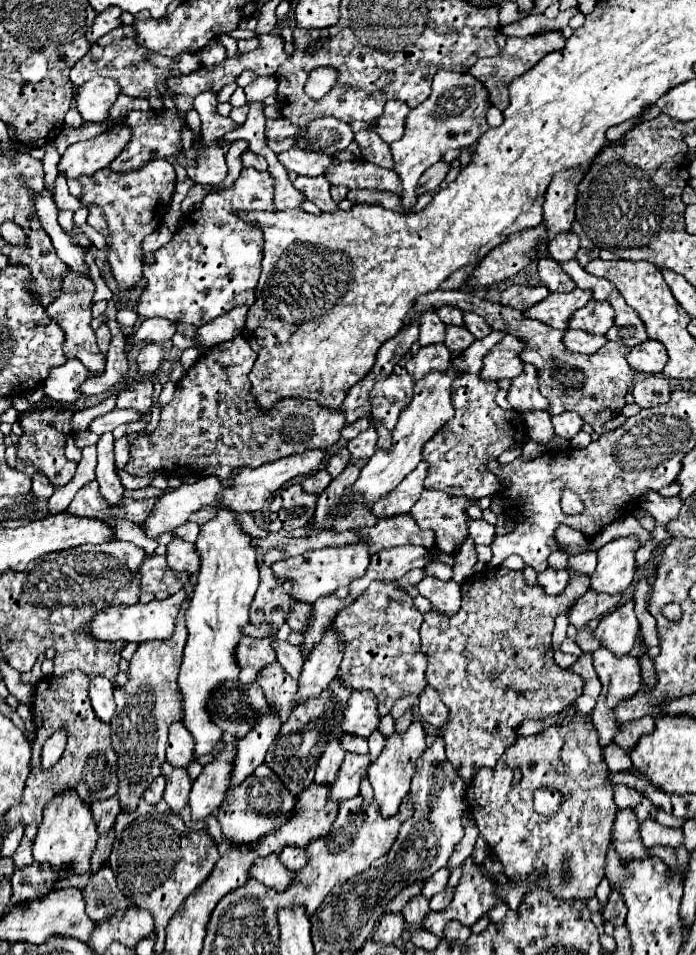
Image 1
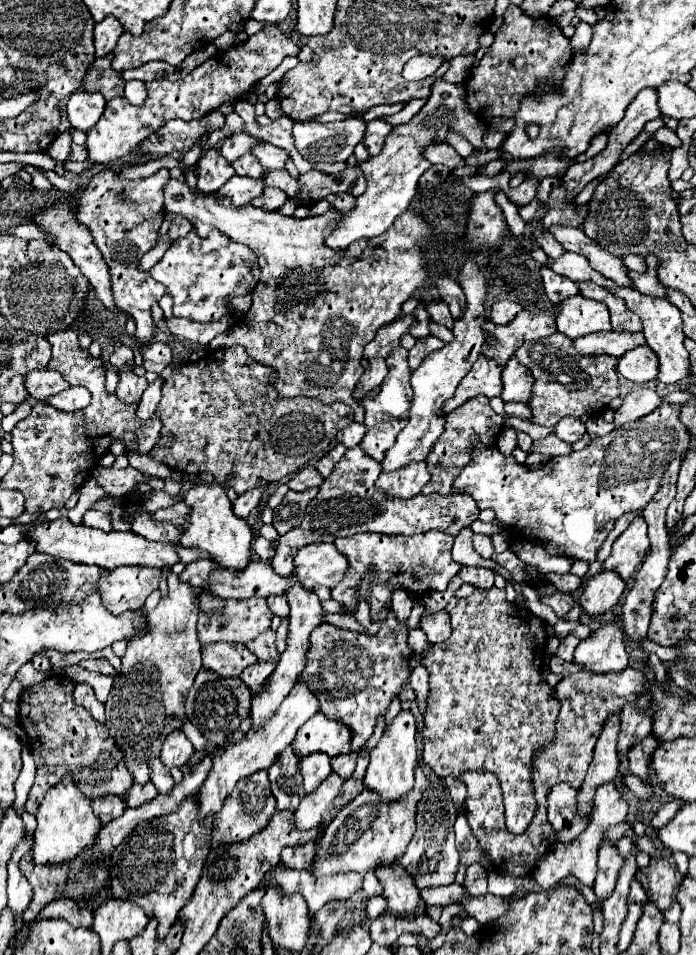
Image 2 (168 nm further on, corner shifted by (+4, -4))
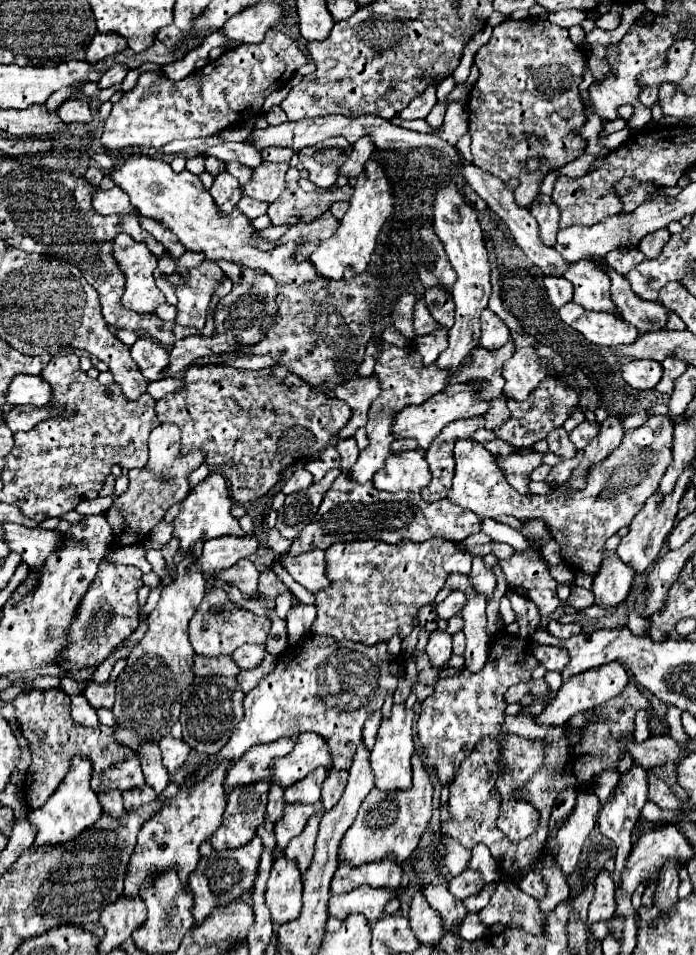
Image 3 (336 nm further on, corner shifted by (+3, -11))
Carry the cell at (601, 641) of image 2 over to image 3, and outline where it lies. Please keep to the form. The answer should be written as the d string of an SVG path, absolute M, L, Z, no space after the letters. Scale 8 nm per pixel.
M607 663L607 665L601 665L601 667L593 667L591 671L583 671L581 675L573 675L569 677L559 693L557 693L557 699L553 703L549 703L543 713L539 715L539 721L543 725L563 725L565 721L569 721L573 715L577 715L579 711L585 711L585 709L591 709L591 707L597 707L605 701L609 701L611 697L619 695L623 691L623 687L629 683L629 677L627 677L627 671L621 663Z

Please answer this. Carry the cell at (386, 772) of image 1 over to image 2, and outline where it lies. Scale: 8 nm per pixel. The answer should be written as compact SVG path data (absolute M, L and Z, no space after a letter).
M400 712L384 730L382 738L370 752L370 764L366 768L364 784L372 788L376 794L382 796L382 800L398 800L414 784L414 766L418 762L418 752L416 752L416 722L412 712Z

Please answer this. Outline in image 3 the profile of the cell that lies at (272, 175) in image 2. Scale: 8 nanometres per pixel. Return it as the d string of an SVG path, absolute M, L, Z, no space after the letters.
M261 163L261 167L253 169L253 179L243 189L243 193L251 199L273 203L285 189L285 173L289 165L287 163Z

